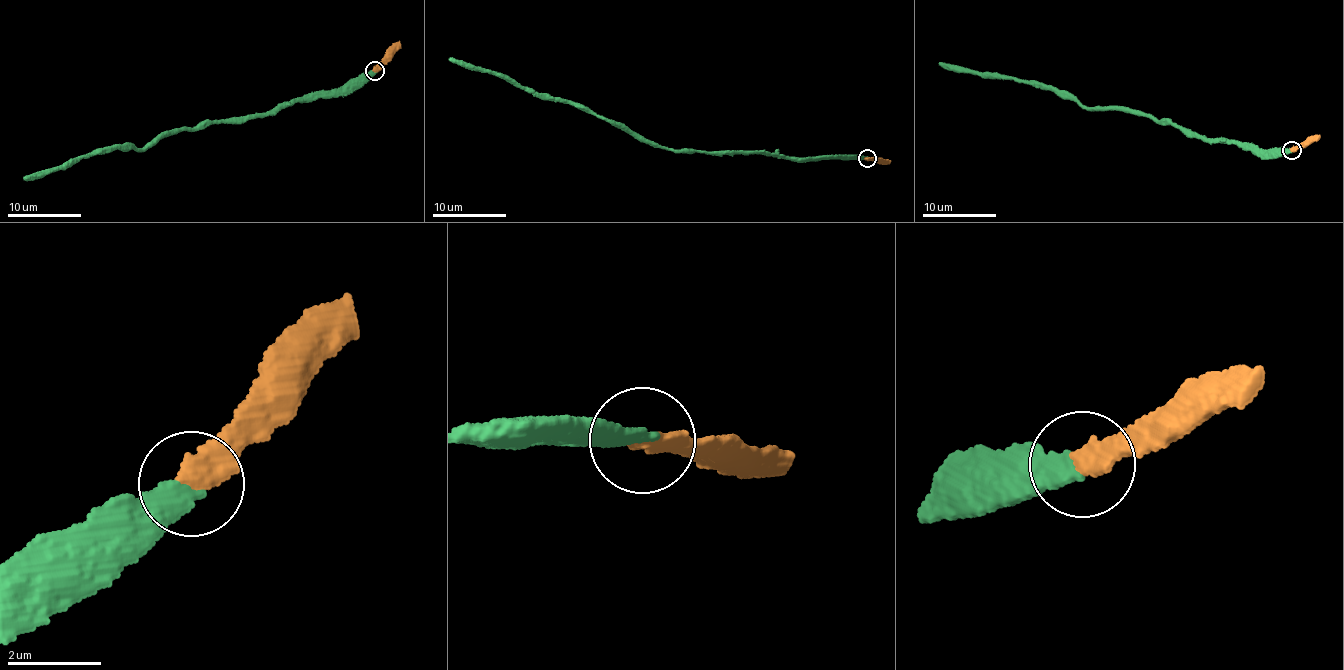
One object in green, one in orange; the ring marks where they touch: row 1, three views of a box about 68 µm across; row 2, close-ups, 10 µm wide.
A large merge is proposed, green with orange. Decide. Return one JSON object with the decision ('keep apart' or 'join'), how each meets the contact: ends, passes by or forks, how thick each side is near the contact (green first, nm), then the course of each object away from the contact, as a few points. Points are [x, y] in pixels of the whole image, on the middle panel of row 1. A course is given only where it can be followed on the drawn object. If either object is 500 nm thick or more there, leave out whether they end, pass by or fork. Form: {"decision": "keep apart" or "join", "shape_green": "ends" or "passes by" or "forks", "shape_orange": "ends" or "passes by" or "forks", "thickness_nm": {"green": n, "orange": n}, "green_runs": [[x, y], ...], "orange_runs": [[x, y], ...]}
{"decision": "join", "shape_green": "ends", "shape_orange": "ends", "thickness_nm": {"green": 400, "orange": 400}, "green_runs": [[865, 159], [796, 161], [763, 154], [673, 152], [644, 143], [566, 101], [540, 99], [502, 77], [448, 59]], "orange_runs": [[867, 158], [879, 158], [887, 163]]}

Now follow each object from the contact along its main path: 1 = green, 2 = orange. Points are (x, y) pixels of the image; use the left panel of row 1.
1: (373, 70), (350, 78), (340, 88), (303, 95), (273, 111), (167, 134), (137, 149), (92, 153), (23, 176)
2: (375, 70), (387, 64), (398, 41)

